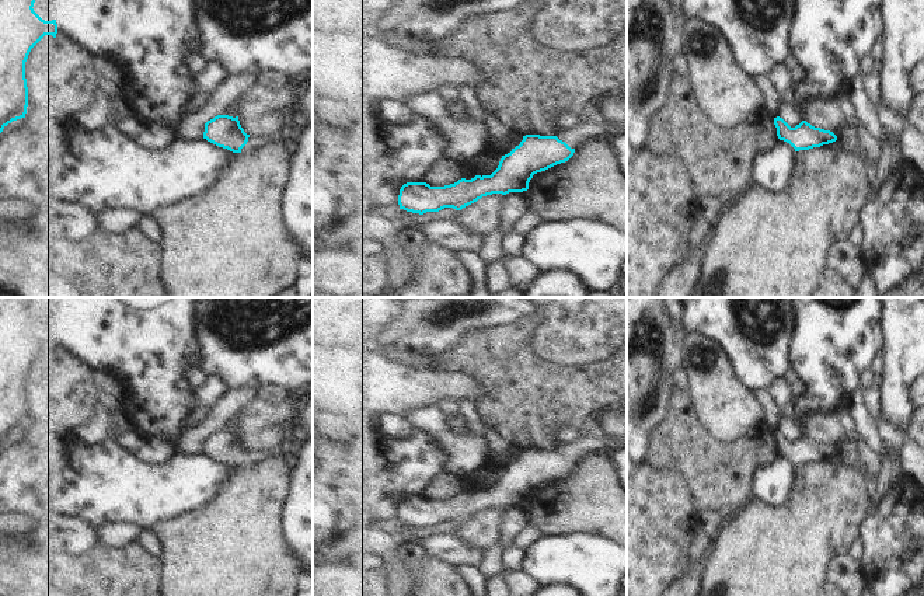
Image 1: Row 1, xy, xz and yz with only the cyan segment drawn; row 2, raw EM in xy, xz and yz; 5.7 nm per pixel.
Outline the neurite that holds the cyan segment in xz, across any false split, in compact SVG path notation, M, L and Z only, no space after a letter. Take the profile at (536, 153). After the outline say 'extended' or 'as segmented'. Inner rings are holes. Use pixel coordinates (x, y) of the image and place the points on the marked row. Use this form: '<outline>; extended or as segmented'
M582 122L575 128L558 130L554 136L526 135L519 146L502 156L498 168L491 175L461 178L444 187L407 182L400 189L398 205L407 212L423 215L444 208L461 210L492 194L523 192L529 189L534 174L568 161L586 139L625 133L627 123Z; extended

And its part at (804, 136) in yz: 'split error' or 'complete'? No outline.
complete

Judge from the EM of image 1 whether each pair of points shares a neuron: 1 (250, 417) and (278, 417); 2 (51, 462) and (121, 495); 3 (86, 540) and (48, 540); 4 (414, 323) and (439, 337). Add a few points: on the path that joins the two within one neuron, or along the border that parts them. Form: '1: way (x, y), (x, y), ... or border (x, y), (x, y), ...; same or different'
1: way (257, 417), (271, 417); same
2: way (68, 476), (104, 481); same
3: way (76, 540), (58, 540); same
4: way (419, 327), (429, 327), (433, 331); same

